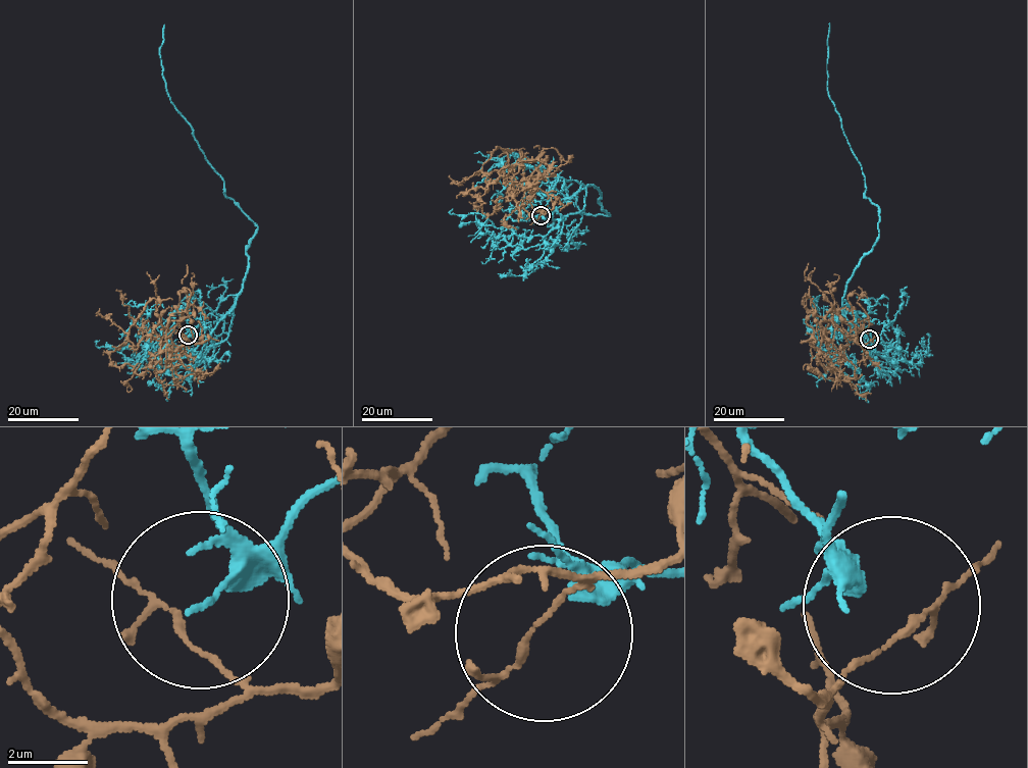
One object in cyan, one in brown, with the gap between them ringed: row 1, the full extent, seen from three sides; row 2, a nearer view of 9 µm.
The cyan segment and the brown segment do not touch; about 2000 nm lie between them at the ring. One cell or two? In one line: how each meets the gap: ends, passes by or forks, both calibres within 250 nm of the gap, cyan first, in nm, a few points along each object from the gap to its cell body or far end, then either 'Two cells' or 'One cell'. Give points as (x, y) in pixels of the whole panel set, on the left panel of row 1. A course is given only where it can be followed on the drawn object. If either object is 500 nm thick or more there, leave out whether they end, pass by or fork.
At the ring cyan passes by. At the ring brown forks. Thickness 340 nm (cyan) against 150 nm. Course of cyan: (190, 335), (240, 291), (257, 226), (224, 194), (223, 180), (171, 102), (160, 55), (164, 24). Course of brown: (186, 336), (183, 346), (161, 340), (188, 316), (172, 314), (169, 349), (139, 374), (110, 361), (127, 341). Two cells

